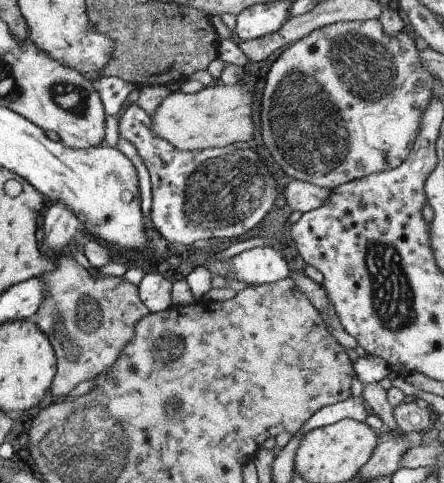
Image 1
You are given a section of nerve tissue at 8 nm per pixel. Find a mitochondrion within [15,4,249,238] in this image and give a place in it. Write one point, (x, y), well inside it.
(69, 98)

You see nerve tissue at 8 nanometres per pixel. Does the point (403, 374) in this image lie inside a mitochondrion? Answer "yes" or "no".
no

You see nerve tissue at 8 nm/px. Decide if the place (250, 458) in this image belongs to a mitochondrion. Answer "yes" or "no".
no

